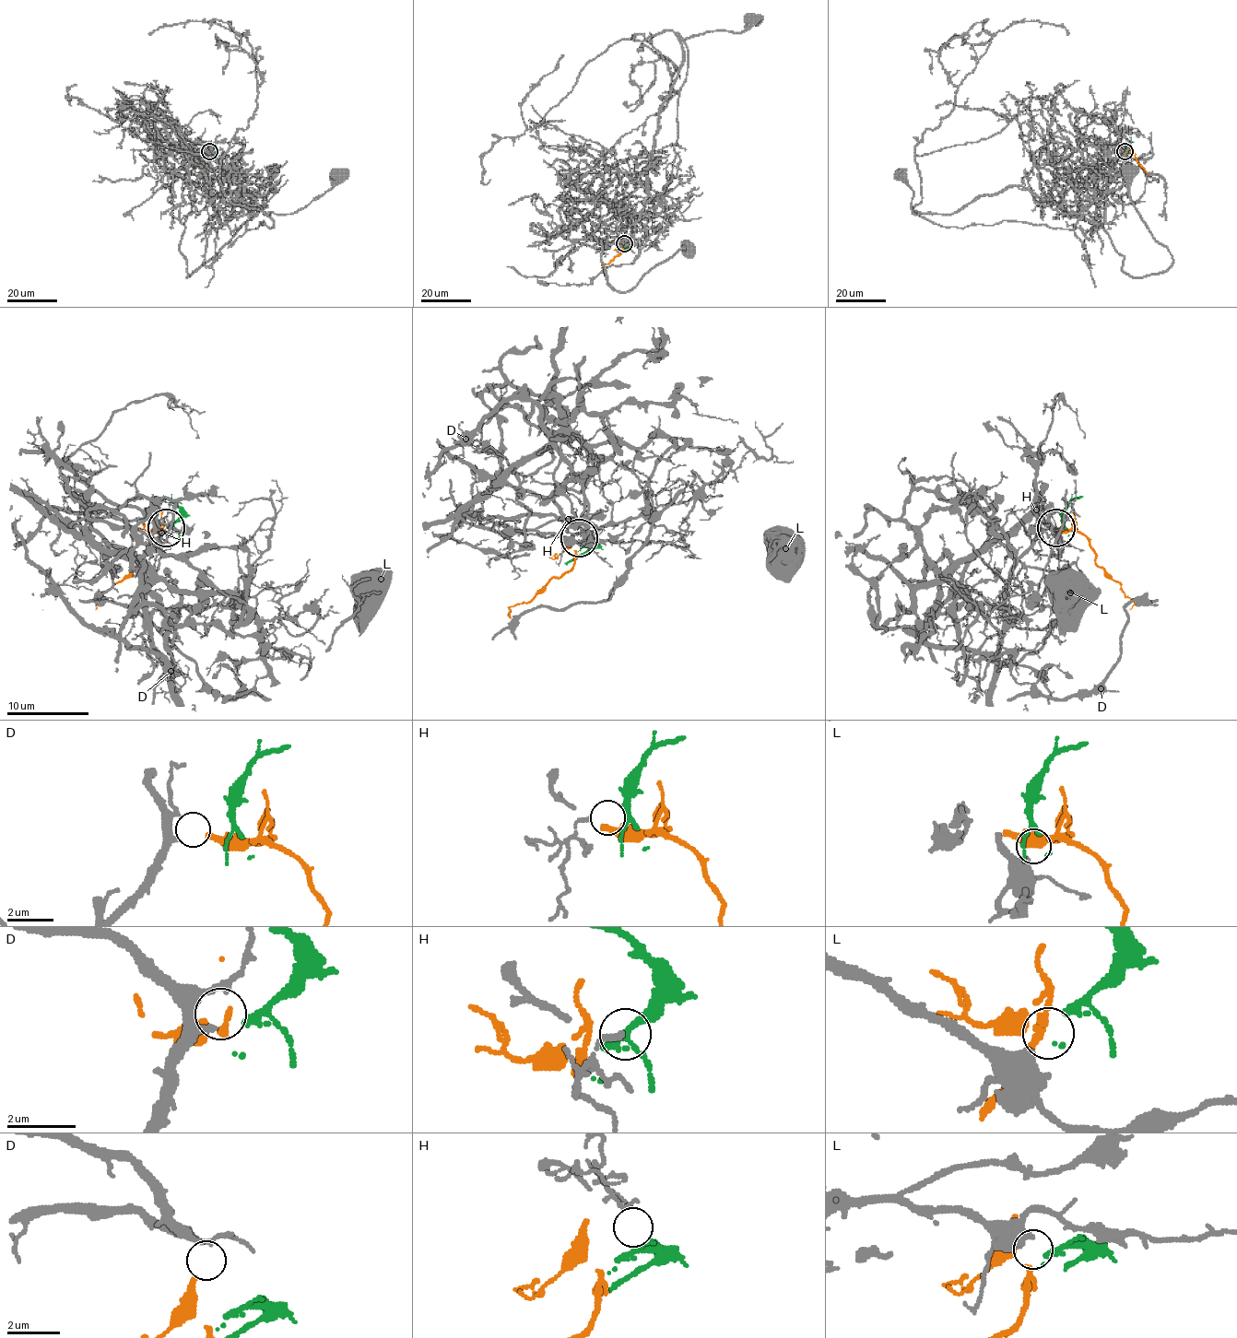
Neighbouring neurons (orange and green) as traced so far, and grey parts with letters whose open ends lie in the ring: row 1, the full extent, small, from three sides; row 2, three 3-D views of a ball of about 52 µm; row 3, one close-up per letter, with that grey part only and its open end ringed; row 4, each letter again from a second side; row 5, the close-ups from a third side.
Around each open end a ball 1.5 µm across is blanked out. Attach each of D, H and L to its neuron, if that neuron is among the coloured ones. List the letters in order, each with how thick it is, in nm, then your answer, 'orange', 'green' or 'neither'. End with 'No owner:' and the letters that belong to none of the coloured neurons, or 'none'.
D: 200 nm | orange
H: 140 nm | neither
L: 650 nm | green
No owner: H

